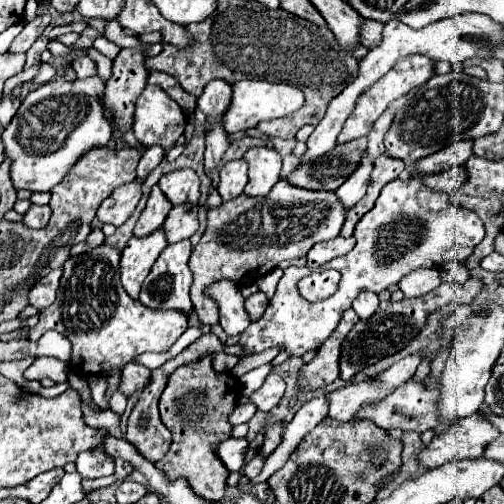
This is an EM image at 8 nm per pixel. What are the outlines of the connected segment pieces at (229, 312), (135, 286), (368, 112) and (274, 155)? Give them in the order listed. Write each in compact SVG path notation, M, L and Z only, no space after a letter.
M223 279L211 285L209 295L219 303L219 325L223 331L227 335L241 335L251 321L243 307L243 295L239 287L235 287L235 283L229 279Z
M157 229L155 233L143 239L137 239L137 237L129 239L121 255L121 283L127 295L131 295L131 299L139 297L141 283L145 281L155 259L161 255L165 247L167 247L167 241L165 241L163 229Z
M405 55L403 59L399 59L389 71L387 75L383 75L379 81L375 81L363 95L359 95L357 103L355 103L355 109L353 113L347 117L347 121L343 123L343 129L337 137L337 143L347 143L347 141L353 141L357 137L365 137L371 133L375 121L379 119L379 115L387 109L387 105L391 101L395 101L397 97L409 93L411 89L419 87L421 83L425 83L429 77L433 75L433 61L427 59L425 55Z
M257 147L245 153L249 163L249 183L245 185L245 195L263 197L279 181L281 155L275 149Z

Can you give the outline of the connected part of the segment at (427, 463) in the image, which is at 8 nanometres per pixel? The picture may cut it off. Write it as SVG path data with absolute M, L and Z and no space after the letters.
M477 411L449 429L437 433L433 441L417 455L423 469L435 469L453 459L477 459L487 443L499 437L499 431Z

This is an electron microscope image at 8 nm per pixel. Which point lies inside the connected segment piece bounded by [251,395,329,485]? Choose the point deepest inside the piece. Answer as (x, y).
(314, 411)

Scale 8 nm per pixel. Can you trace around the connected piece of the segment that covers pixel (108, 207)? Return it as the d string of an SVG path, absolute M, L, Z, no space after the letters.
M135 179L127 185L117 187L117 191L111 197L107 197L103 201L103 205L99 207L97 219L101 223L111 223L115 227L123 225L131 217L131 213L135 211L137 203L141 199L141 185L143 185L143 181Z

